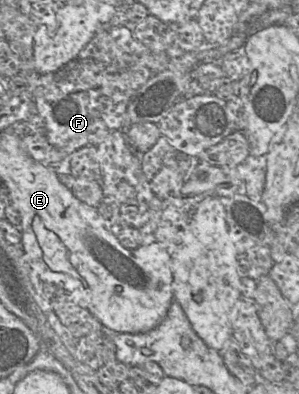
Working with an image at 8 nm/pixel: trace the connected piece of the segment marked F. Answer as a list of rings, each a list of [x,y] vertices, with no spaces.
[[[102,26],[97,34],[91,39],[91,41],[84,47],[84,49],[80,52],[80,54],[67,65],[65,65],[60,70],[47,73],[47,74],[39,74],[39,77],[33,83],[32,90],[30,92],[30,96],[34,101],[34,111],[45,122],[46,125],[46,138],[48,142],[53,145],[55,148],[60,150],[65,155],[69,156],[73,152],[77,151],[78,149],[84,146],[98,146],[102,143],[107,136],[116,131],[116,130],[124,130],[127,128],[127,108],[128,104],[133,97],[133,95],[141,88],[150,78],[154,75],[160,73],[161,71],[165,70],[168,66],[168,63],[171,59],[171,56],[168,54],[156,54],[150,51],[145,45],[139,42],[130,27],[126,26]]]

